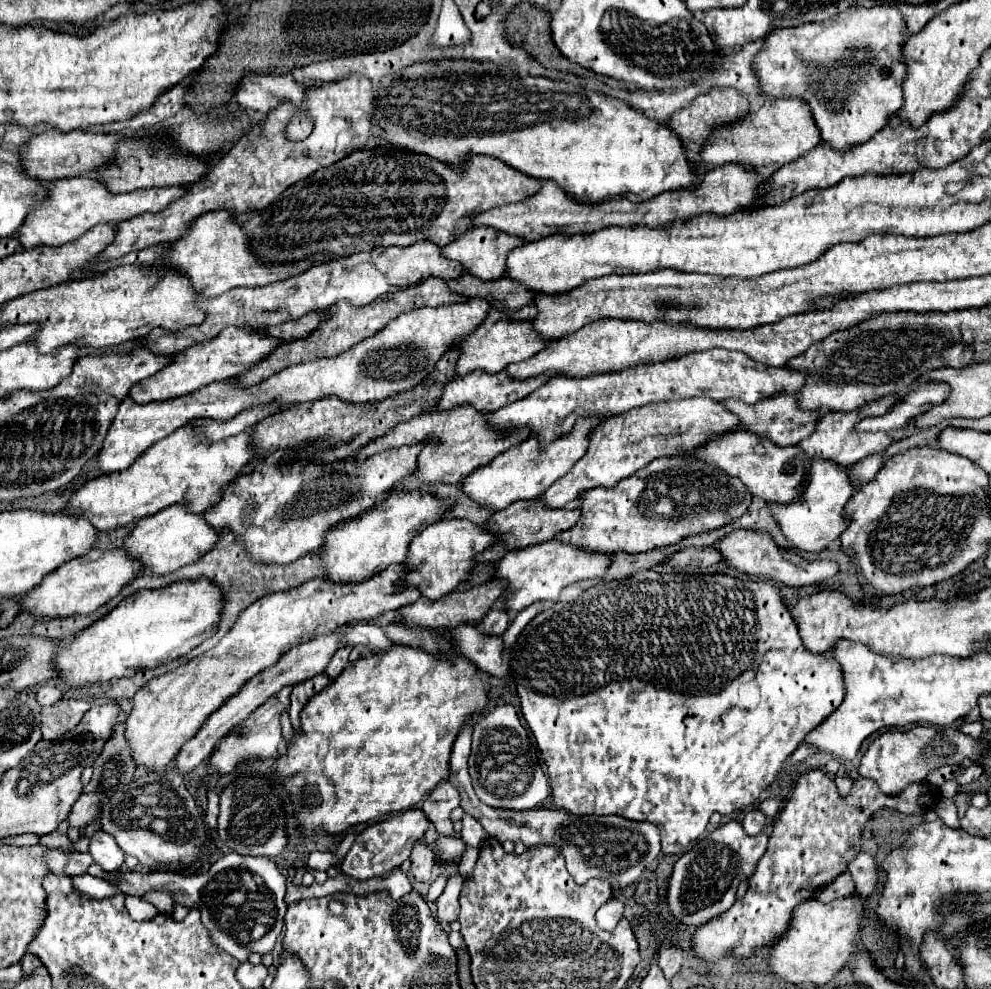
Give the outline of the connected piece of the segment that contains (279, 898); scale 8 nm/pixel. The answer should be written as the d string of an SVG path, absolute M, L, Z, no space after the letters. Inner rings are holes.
M226 853L218 857L208 871L182 875L172 871L122 871L118 887L126 895L142 897L148 891L168 891L184 907L196 907L202 913L202 925L208 929L212 943L238 959L248 961L250 953L270 953L282 931L286 915L286 877L268 857L246 857Z

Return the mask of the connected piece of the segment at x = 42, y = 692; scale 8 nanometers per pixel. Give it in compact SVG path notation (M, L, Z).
M40 685L36 693L36 701L40 705L54 705L58 699L62 699L62 689L56 685Z

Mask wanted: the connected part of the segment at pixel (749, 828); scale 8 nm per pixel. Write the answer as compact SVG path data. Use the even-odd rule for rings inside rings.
M752 809L752 811L746 813L742 825L744 825L744 831L748 835L758 835L766 825L766 815L760 809Z

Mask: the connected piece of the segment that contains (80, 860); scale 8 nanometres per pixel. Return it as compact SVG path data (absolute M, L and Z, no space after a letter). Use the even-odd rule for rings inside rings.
M72 853L68 857L68 865L66 865L66 873L68 875L84 875L88 873L88 867L92 865L92 857L90 853Z

